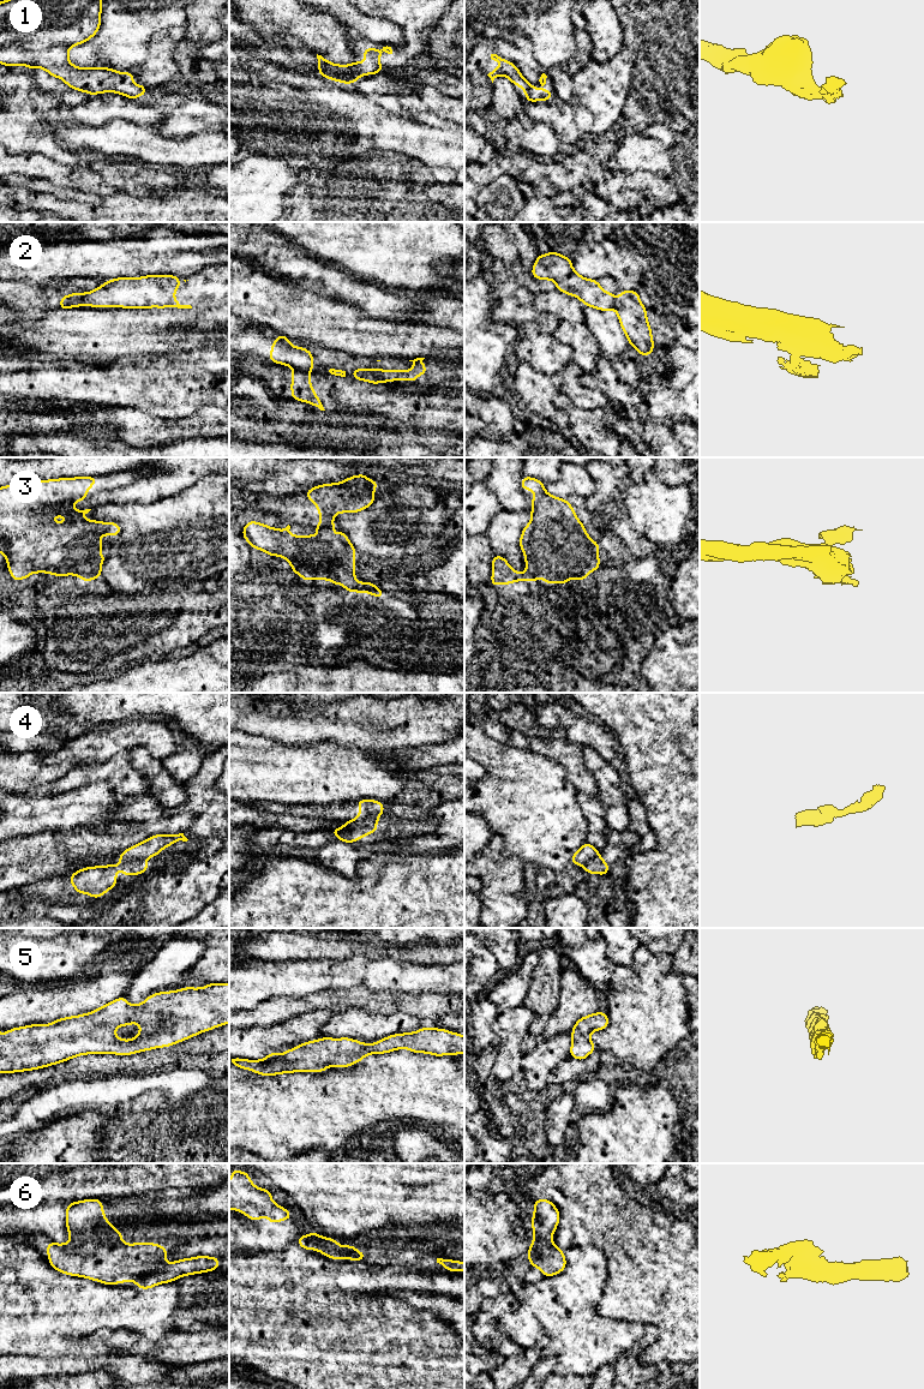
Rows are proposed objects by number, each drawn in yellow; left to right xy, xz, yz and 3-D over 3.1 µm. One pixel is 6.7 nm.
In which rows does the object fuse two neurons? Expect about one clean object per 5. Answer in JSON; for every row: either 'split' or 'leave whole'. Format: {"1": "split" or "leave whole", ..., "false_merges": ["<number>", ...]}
{"1": "leave whole", "2": "split", "3": "split", "4": "split", "5": "leave whole", "6": "leave whole", "false_merges": ["2", "3", "4"]}

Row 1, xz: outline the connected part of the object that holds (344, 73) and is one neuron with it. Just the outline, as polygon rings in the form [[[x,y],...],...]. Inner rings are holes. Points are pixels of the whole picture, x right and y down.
[[[388,46],[383,47],[380,50],[368,47],[364,52],[361,52],[365,55],[366,62],[364,64],[354,61],[350,65],[336,65],[317,54],[319,65],[318,74],[349,85],[362,77],[365,73],[372,76],[374,73],[385,71],[380,66],[379,60],[382,52],[392,54],[391,47]]]

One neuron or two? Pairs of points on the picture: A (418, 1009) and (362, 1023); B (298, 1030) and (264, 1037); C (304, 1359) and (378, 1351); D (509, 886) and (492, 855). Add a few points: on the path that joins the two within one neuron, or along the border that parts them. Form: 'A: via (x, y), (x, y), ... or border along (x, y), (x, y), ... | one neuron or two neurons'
A: border along (384, 1013), (407, 1012), (421, 1019) | two neurons
B: via (289, 1035), (272, 1037) | one neuron
C: via (322, 1351), (360, 1351) | one neuron
D: via (502, 879), (492, 867), (492, 862) | one neuron

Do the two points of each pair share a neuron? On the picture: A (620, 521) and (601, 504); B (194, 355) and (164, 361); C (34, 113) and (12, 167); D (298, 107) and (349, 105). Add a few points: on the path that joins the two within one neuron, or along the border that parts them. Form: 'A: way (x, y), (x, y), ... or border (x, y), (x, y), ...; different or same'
A: way (616, 519), (606, 509); same
B: way (187, 360), (172, 360); same
C: border (12, 154), (41, 153), (44, 156); different
D: way (311, 105), (336, 105); same

